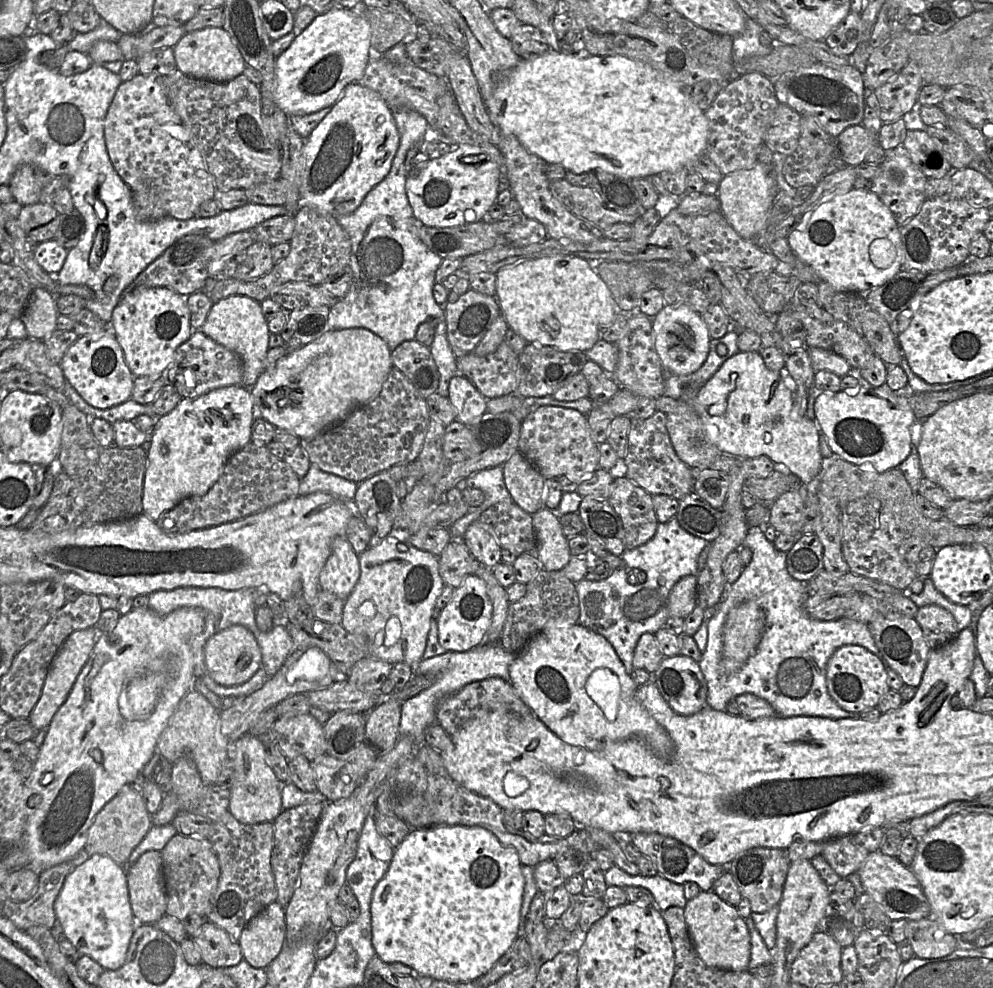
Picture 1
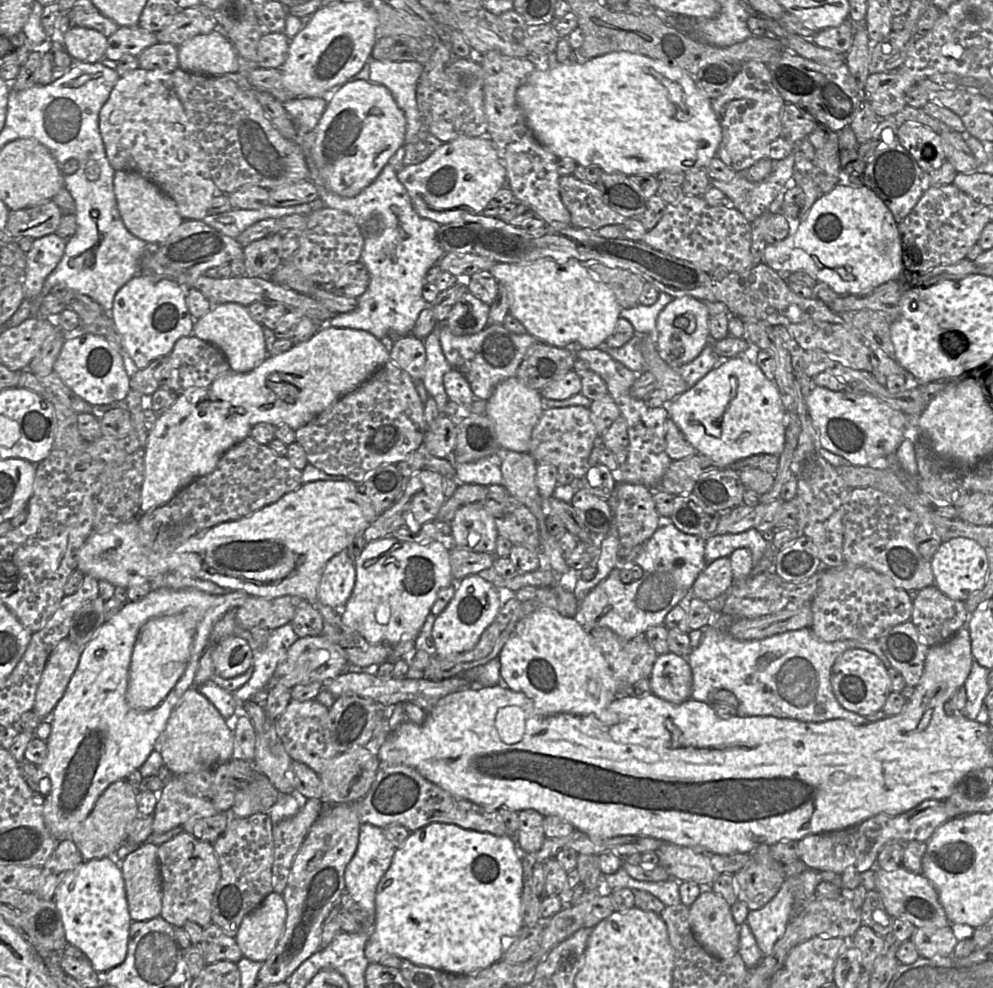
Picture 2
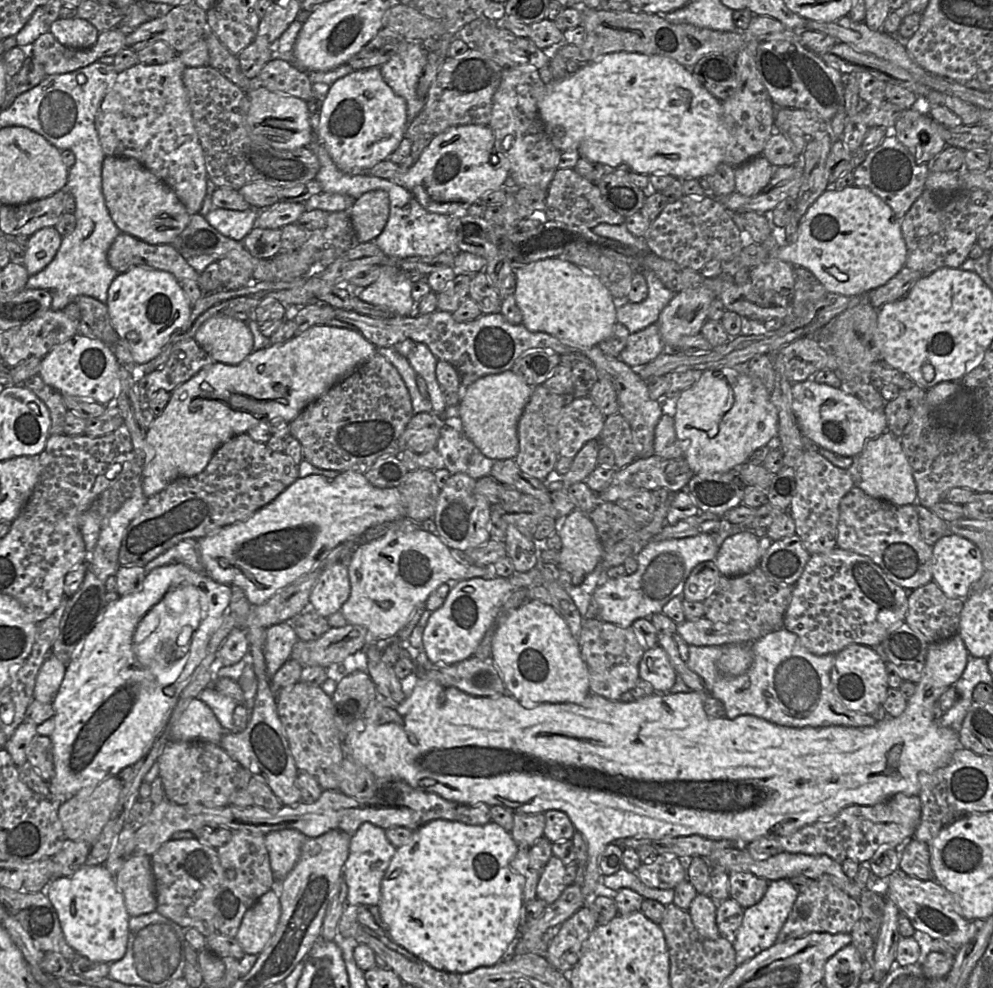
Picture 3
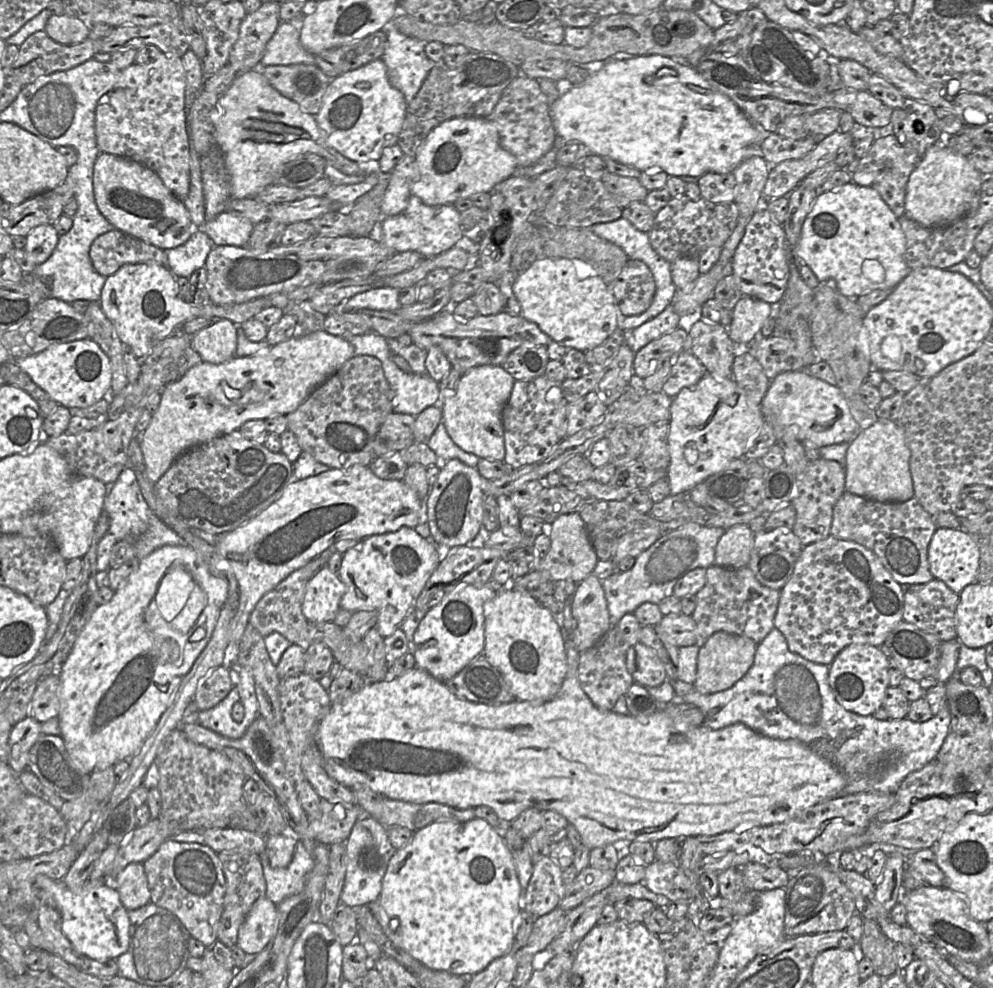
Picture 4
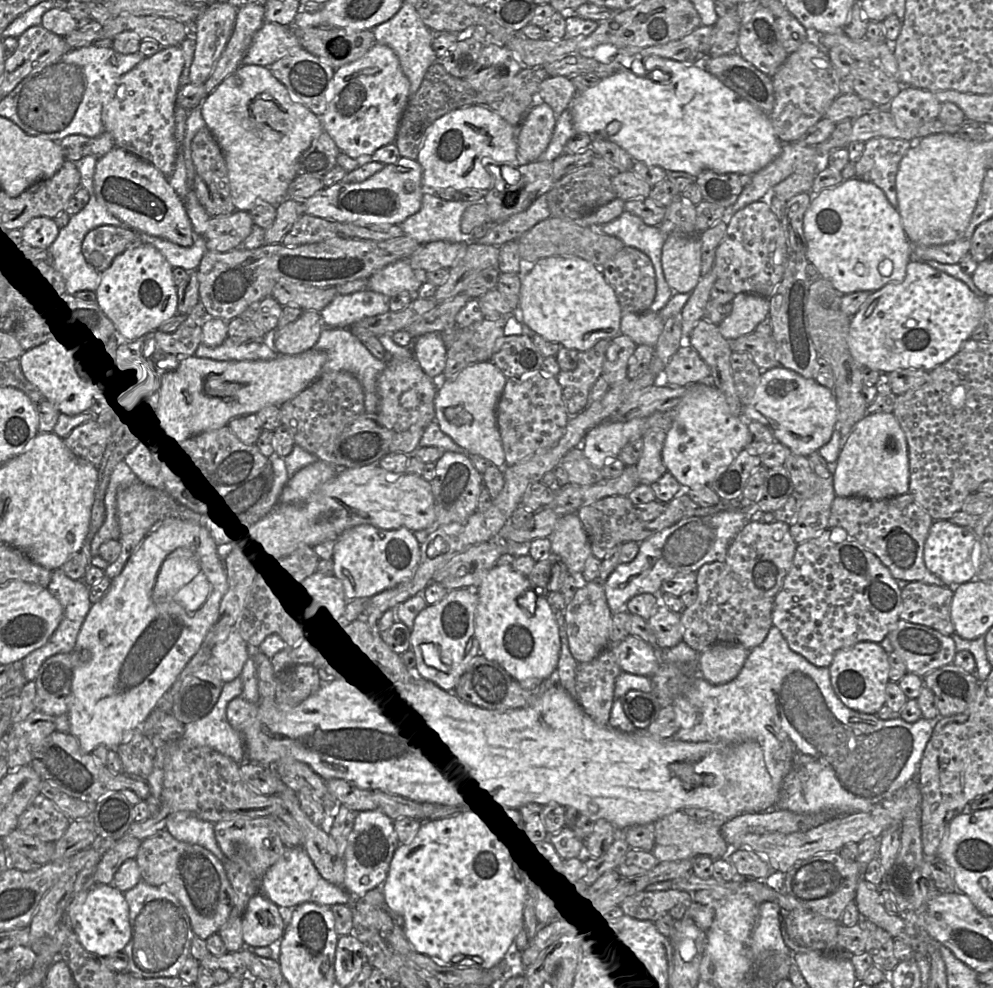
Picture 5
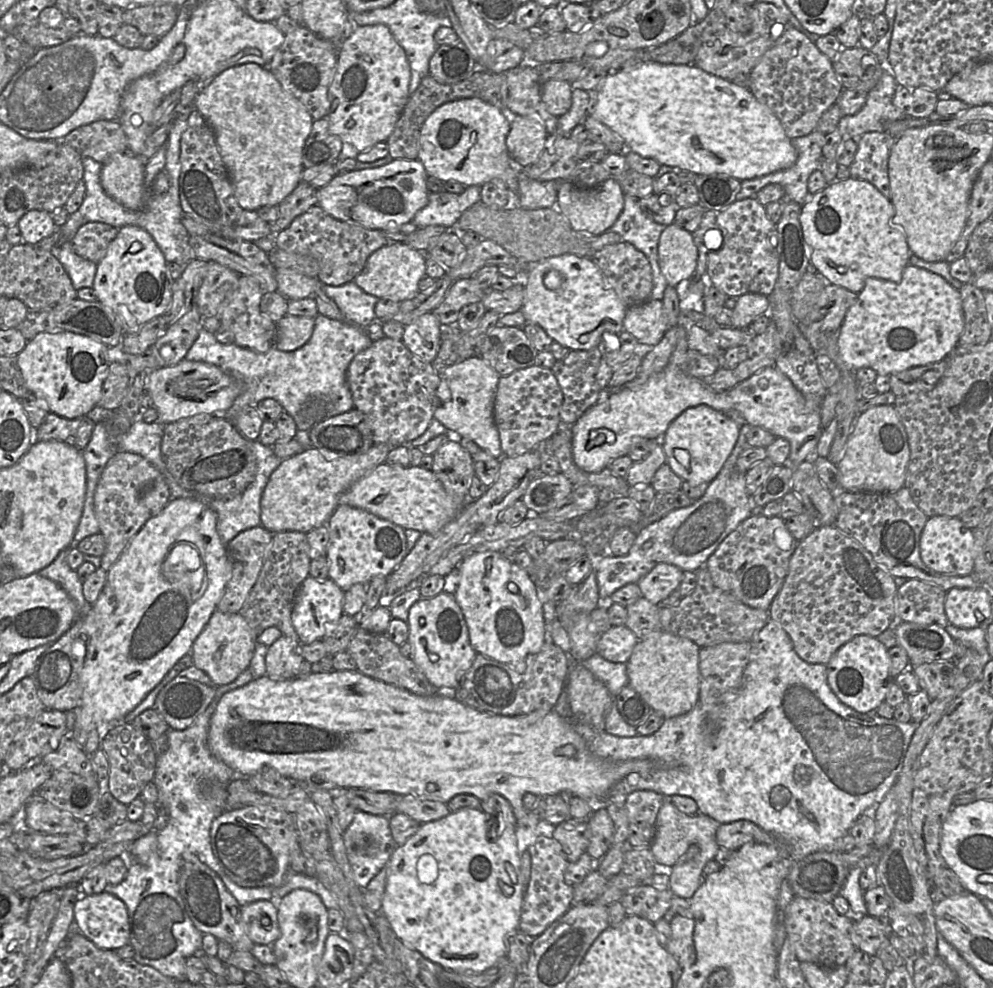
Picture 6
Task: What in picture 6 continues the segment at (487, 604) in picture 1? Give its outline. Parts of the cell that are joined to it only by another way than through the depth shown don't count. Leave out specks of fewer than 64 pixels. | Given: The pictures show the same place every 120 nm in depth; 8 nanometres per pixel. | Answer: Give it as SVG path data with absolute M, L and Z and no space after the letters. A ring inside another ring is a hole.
M441 592L433 598L421 598L409 609L407 642L413 652L413 662L436 689L457 688L470 669L477 652L469 640L467 624L454 595Z

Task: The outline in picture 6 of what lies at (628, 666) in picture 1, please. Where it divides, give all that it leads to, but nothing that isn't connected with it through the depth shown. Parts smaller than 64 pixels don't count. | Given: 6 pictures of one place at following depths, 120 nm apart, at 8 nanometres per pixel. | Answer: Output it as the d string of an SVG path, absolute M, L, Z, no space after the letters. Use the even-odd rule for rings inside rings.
M750 424L740 427L739 435L735 446L725 461L718 475L707 485L702 497L694 501L690 506L671 511L660 520L643 528L635 538L635 541L624 556L587 556L592 564L592 570L596 571L597 585L599 589L598 607L607 609L613 602L610 596L622 586L635 583L648 574L657 564L668 563L677 566L682 571L696 571L704 566L708 558L714 553L719 544L734 531L741 522L748 518L752 513L752 507L756 506L752 497L748 494L745 473L737 468L737 459L741 452L750 447L747 444L747 433Z

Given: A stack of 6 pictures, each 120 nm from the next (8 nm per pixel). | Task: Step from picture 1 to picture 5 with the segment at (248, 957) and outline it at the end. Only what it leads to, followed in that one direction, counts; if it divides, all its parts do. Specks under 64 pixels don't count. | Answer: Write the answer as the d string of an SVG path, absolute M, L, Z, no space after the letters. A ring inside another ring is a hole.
M262 893L248 901L242 917L244 947L270 946L279 942L284 932L281 909Z

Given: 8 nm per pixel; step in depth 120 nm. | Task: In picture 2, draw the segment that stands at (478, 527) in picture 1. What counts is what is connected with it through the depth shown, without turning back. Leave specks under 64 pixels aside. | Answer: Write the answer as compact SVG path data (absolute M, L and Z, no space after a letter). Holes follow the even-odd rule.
M465 505L459 508L450 526L455 546L473 552L495 553L498 536L493 517L483 508L484 505Z

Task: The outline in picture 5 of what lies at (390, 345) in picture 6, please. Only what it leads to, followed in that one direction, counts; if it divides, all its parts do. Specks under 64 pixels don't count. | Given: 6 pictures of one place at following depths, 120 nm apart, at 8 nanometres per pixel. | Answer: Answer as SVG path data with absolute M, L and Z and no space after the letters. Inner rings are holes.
M392 357L377 380L379 394L379 417L396 433L412 426L426 428L435 420L434 400L438 390L438 379L429 377L414 357L398 359Z

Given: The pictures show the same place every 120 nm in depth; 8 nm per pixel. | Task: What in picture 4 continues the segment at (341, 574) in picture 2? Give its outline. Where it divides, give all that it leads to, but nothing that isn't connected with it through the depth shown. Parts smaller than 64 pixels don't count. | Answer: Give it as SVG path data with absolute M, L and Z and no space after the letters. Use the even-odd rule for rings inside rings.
M323 566L309 580L304 593L302 612L308 622L332 622L340 610L346 586L339 576Z

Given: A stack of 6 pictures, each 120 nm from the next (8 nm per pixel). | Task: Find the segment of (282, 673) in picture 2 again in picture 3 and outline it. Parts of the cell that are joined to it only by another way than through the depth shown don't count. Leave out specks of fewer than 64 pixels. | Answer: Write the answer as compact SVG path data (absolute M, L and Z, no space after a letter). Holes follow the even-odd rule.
M351 623L339 628L330 628L316 640L298 640L293 646L290 658L297 661L302 668L328 668L331 664L340 663L347 656L362 650L366 645L367 634L365 627Z

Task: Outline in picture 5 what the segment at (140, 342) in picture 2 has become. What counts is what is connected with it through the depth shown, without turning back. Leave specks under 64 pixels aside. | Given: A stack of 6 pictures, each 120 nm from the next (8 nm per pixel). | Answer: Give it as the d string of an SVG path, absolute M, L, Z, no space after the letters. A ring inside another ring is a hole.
M147 243L129 247L117 255L109 268L101 273L95 294L97 306L112 323L119 338L128 343L157 331L164 322L177 314L177 287L173 282L172 267L154 246Z

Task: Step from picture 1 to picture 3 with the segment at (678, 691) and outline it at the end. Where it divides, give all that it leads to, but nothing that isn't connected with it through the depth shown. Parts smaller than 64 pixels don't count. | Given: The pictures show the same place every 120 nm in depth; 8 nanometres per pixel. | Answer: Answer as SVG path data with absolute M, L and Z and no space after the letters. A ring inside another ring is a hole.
M660 646L646 649L639 663L639 676L649 682L656 693L668 693L676 682L677 672L667 652Z

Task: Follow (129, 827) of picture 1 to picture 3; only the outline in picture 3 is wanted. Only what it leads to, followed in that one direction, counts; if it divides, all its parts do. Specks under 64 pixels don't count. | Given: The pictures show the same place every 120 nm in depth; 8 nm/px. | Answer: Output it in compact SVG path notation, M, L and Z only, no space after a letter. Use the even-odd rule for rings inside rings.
M110 776L93 787L80 790L73 797L58 804L58 816L66 839L84 841L92 845L100 836L104 826L119 800L123 783L117 776Z

